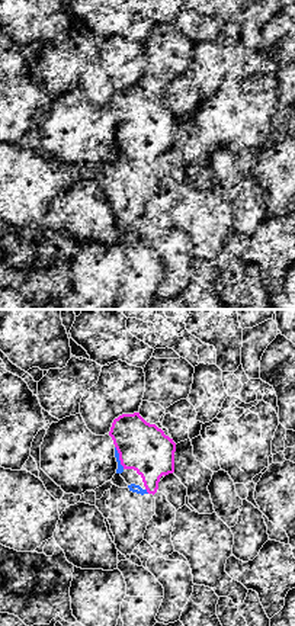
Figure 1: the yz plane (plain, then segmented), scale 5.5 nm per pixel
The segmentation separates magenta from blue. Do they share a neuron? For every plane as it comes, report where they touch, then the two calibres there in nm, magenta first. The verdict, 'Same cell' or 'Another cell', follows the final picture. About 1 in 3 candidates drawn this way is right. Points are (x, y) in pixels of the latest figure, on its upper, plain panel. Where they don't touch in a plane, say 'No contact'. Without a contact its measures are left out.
Touches magenta at (119, 132). Thickness 280 nm (magenta) against 40 nm

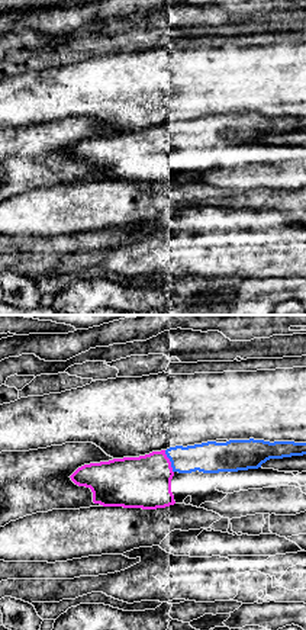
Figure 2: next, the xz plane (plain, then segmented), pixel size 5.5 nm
Touches magenta at (170, 137). Thickness 280 nm (magenta) against 180 nm

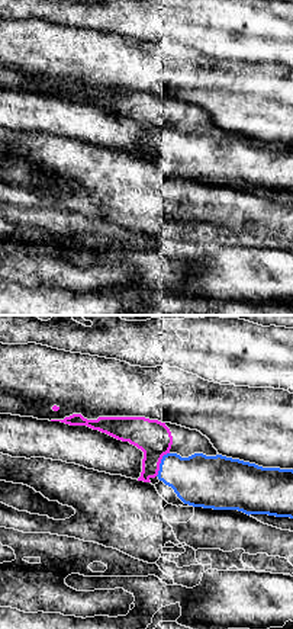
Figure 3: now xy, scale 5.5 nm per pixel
Touches magenta at (160, 137). Thickness 190 nm (magenta) against 280 nm

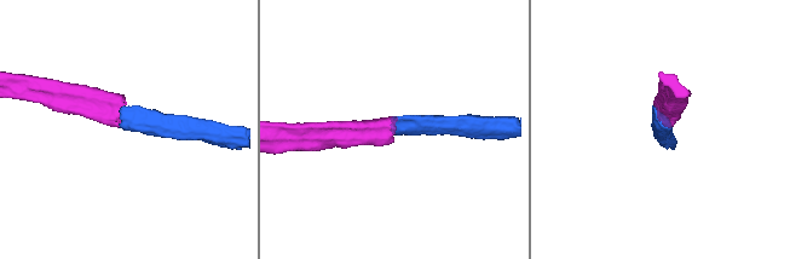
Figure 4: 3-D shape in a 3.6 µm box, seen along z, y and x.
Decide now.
Same cell

